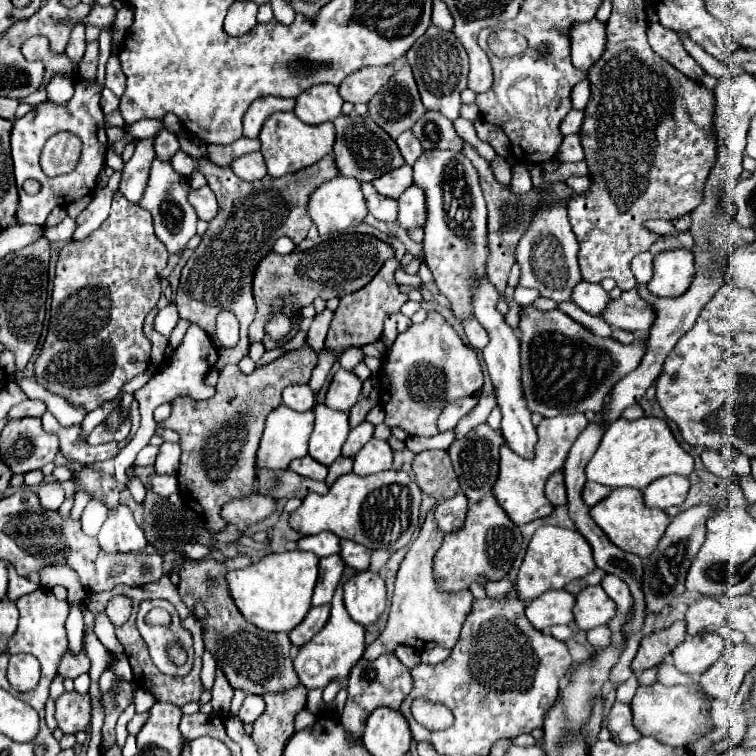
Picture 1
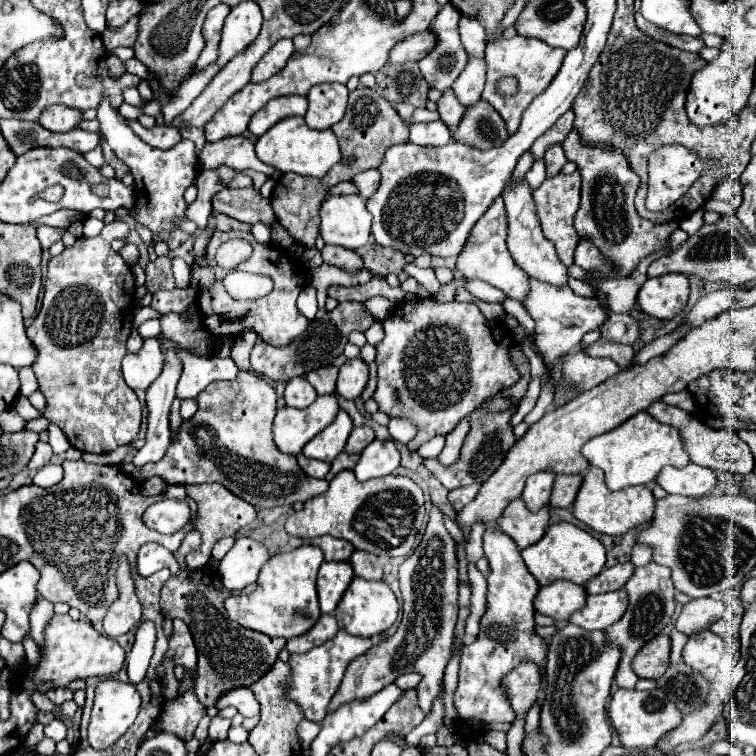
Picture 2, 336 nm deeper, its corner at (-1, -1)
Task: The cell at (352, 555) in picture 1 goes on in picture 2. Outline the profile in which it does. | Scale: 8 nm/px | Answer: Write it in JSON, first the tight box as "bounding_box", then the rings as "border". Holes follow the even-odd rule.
{"bounding_box":[349,550,383,580],"border":[[[355,550],[353,556],[349,558],[353,570],[355,570],[355,576],[361,576],[361,578],[369,578],[369,580],[381,580],[383,578],[383,568],[377,560],[375,554],[369,554],[369,552],[363,552],[363,550]]]}

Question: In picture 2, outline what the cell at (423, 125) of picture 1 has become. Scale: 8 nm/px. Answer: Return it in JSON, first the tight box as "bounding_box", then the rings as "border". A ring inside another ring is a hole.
{"bounding_box":[407,108,439,126],"border":[[[415,108],[413,116],[411,116],[407,122],[409,122],[409,126],[411,126],[411,124],[415,124],[415,122],[431,122],[431,120],[439,120],[437,112],[429,112],[427,108]]]}

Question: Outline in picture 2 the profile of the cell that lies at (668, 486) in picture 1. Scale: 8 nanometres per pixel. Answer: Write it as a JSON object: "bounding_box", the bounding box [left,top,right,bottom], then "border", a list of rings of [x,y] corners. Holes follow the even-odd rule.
{"bounding_box":[657,464,735,496],"border":[[[687,464],[683,468],[665,468],[661,470],[661,474],[657,476],[657,484],[667,490],[669,494],[681,494],[681,496],[703,496],[707,492],[711,492],[715,488],[715,484],[719,482],[719,474],[725,474],[725,476],[731,476],[733,480],[733,474],[735,472],[725,472],[725,470],[711,470],[711,468],[705,468],[705,466],[699,466],[699,464]]]}

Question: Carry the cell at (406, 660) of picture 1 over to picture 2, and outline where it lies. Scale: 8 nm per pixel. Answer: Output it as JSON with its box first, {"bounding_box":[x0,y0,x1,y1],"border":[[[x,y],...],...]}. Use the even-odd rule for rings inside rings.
{"bounding_box":[395,672,421,690],"border":[[[409,672],[409,674],[401,674],[401,676],[395,680],[395,684],[397,684],[399,688],[411,690],[411,688],[417,688],[419,680],[421,680],[421,674],[417,674],[417,672]]]}

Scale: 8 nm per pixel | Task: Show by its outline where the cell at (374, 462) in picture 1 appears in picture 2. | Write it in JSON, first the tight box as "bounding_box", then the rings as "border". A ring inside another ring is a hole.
{"bounding_box":[355,440,401,482],"border":[[[373,440],[359,456],[355,466],[355,478],[365,482],[371,478],[381,478],[387,474],[395,474],[399,468],[401,456],[393,440]]]}

